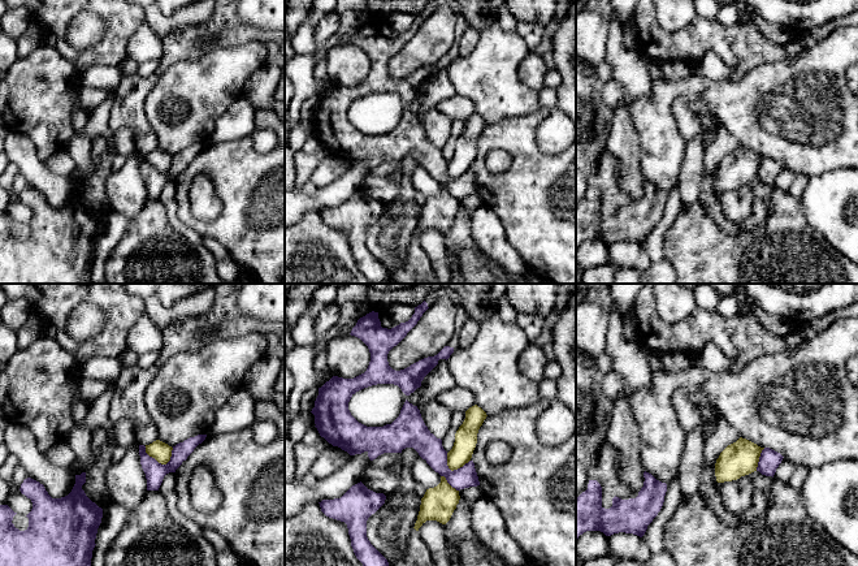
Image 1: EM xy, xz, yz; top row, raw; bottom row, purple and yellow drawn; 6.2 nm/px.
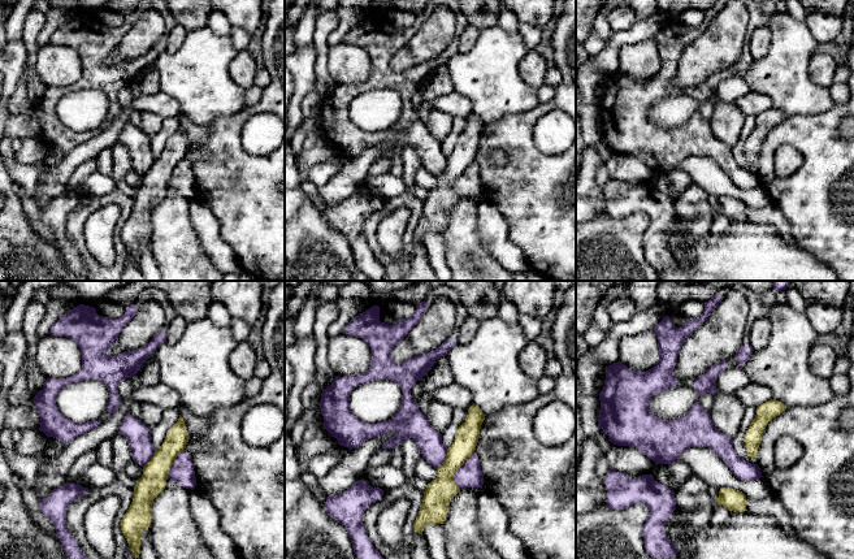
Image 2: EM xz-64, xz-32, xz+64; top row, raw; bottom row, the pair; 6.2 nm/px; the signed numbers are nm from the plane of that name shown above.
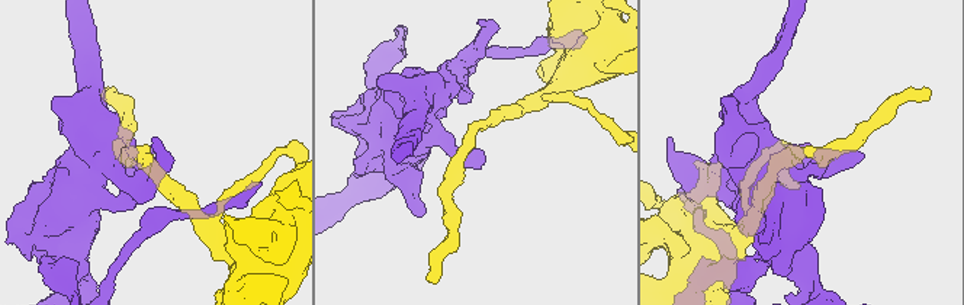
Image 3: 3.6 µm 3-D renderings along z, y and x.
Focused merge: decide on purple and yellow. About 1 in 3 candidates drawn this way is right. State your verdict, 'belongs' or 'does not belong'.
does not belong

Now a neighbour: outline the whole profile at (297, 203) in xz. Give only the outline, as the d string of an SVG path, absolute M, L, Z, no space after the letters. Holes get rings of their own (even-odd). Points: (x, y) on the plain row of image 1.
M368 160L350 164L335 181L308 195L303 191L285 190L285 228L298 222L309 211L341 207L352 194L361 190L369 174Z

